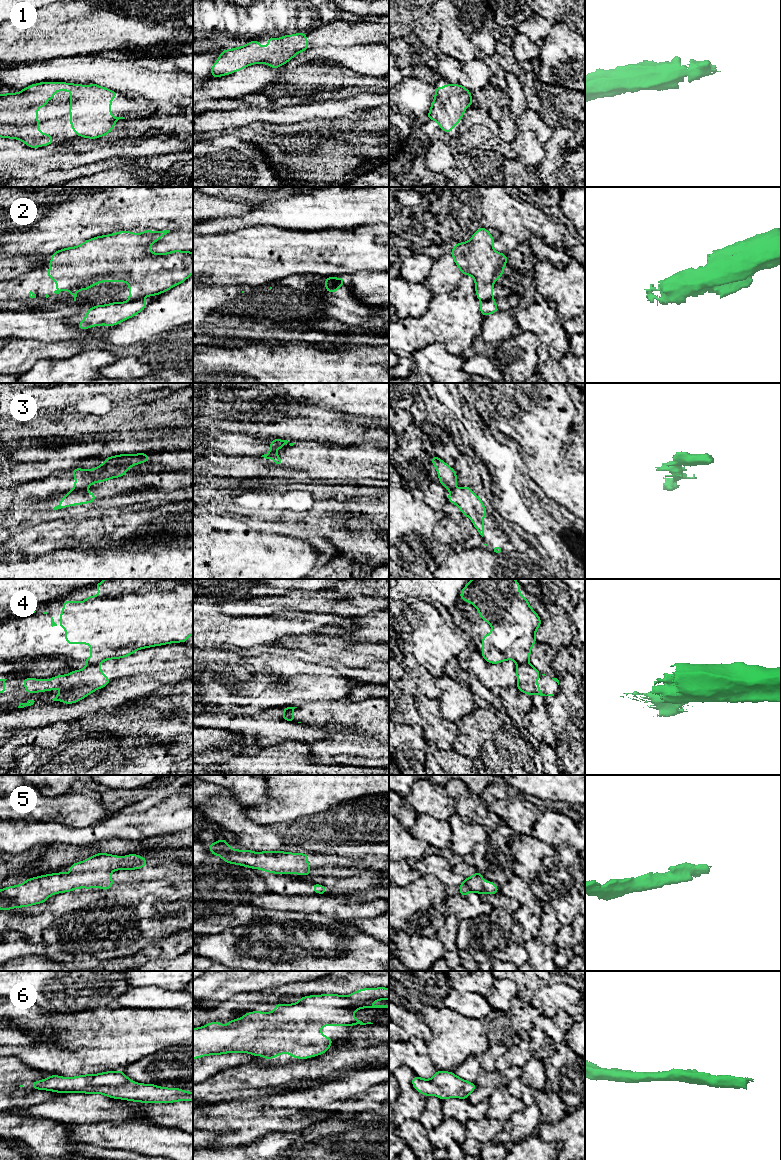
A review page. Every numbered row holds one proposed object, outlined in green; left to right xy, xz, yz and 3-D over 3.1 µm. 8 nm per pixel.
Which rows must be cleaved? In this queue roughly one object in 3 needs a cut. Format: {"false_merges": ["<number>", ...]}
{"false_merges": ["2", "3", "4"]}

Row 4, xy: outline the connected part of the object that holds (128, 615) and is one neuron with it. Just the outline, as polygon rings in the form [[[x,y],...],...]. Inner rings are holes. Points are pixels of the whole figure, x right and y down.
[[[104,579],[102,582],[94,585],[100,591],[98,596],[87,596],[83,602],[64,601],[62,602],[64,610],[59,613],[61,623],[59,627],[65,628],[65,640],[67,644],[89,644],[91,647],[91,658],[84,658],[83,662],[87,664],[96,664],[109,659],[119,659],[133,654],[135,651],[165,645],[176,642],[186,642],[193,634],[193,579]]]

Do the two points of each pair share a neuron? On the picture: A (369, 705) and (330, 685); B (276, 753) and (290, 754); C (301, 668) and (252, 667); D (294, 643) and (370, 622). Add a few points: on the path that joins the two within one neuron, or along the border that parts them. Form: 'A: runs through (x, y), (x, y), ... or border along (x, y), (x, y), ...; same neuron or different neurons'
A: border along (346, 698), (323, 701); different neurons
B: runs through (279, 753), (287, 753); same neuron
C: runs through (289, 668), (264, 668); same neuron
D: border along (314, 634), (337, 636), (347, 641); different neurons

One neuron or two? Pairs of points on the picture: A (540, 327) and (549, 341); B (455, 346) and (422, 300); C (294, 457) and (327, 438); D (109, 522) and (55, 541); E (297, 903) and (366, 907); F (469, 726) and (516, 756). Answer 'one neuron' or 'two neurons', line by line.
A: one neuron
B: two neurons
C: two neurons
D: one neuron
E: one neuron
F: one neuron

